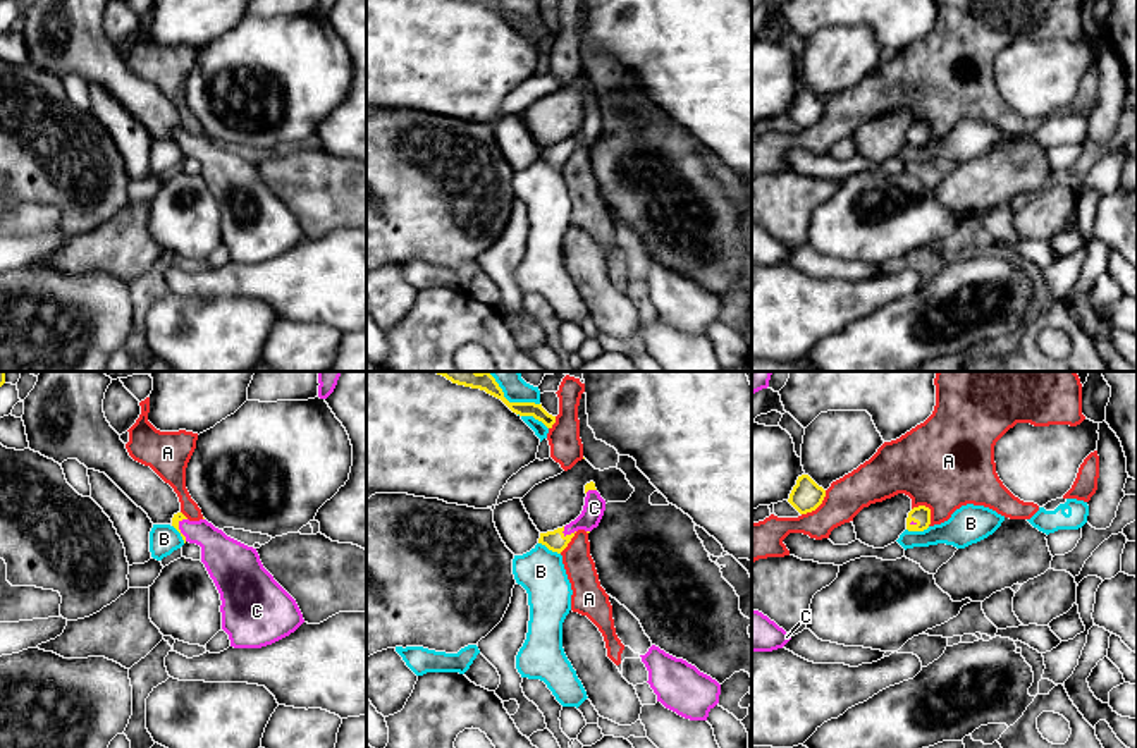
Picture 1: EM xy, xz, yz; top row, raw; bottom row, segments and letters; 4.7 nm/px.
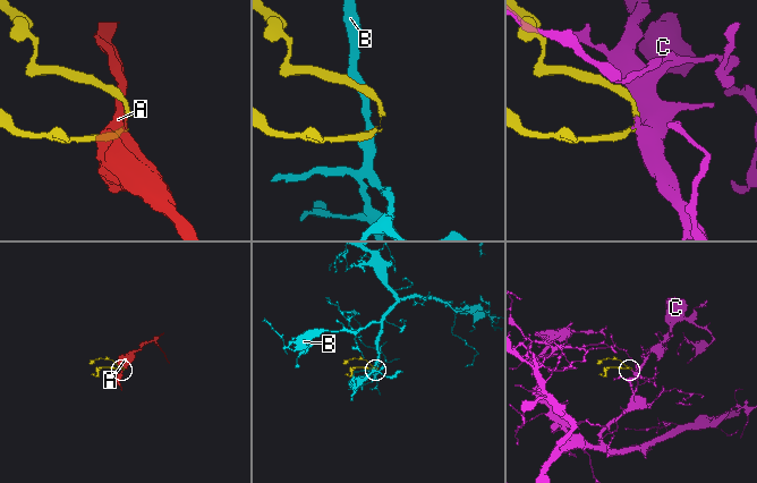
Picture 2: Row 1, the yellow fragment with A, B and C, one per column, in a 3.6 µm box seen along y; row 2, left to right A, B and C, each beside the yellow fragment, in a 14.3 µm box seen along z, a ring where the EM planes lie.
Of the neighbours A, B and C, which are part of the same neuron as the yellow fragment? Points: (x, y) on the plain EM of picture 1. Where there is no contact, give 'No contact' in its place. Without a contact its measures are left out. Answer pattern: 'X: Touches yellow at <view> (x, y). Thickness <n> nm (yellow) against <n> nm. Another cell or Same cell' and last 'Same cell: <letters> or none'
A: Touches yellow at yz (929, 124). Thickness 90 nm (yellow) against 440 nm. Another cell
B: Touches yellow at xz (534, 31). Thickness 70 nm (yellow) against 70 nm. Another cell
C: Touches yellow at xy (179, 145). Thickness 50 nm (yellow) against 200 nm. Same cell
Same cell: C

